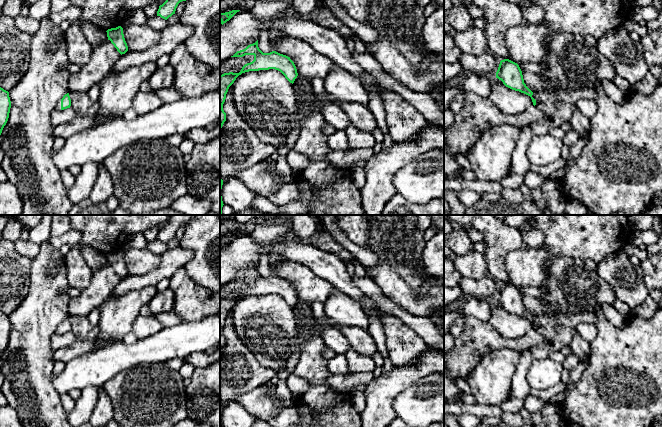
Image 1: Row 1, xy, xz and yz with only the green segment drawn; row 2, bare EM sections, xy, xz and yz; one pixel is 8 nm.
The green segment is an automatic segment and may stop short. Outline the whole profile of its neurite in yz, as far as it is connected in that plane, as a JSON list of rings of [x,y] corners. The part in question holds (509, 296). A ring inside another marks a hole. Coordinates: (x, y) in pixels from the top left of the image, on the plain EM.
[[[509,283],[501,284],[496,302],[501,304],[506,311],[530,320],[533,329],[536,329],[536,324],[532,321],[533,316],[524,307],[522,295],[517,287]]]

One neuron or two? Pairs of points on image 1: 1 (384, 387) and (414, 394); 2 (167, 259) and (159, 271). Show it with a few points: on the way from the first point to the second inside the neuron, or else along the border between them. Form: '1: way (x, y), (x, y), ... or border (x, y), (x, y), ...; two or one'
1: border (422, 378), (395, 397), (392, 409), (396, 414); two
2: way (167, 262), (162, 268); one

